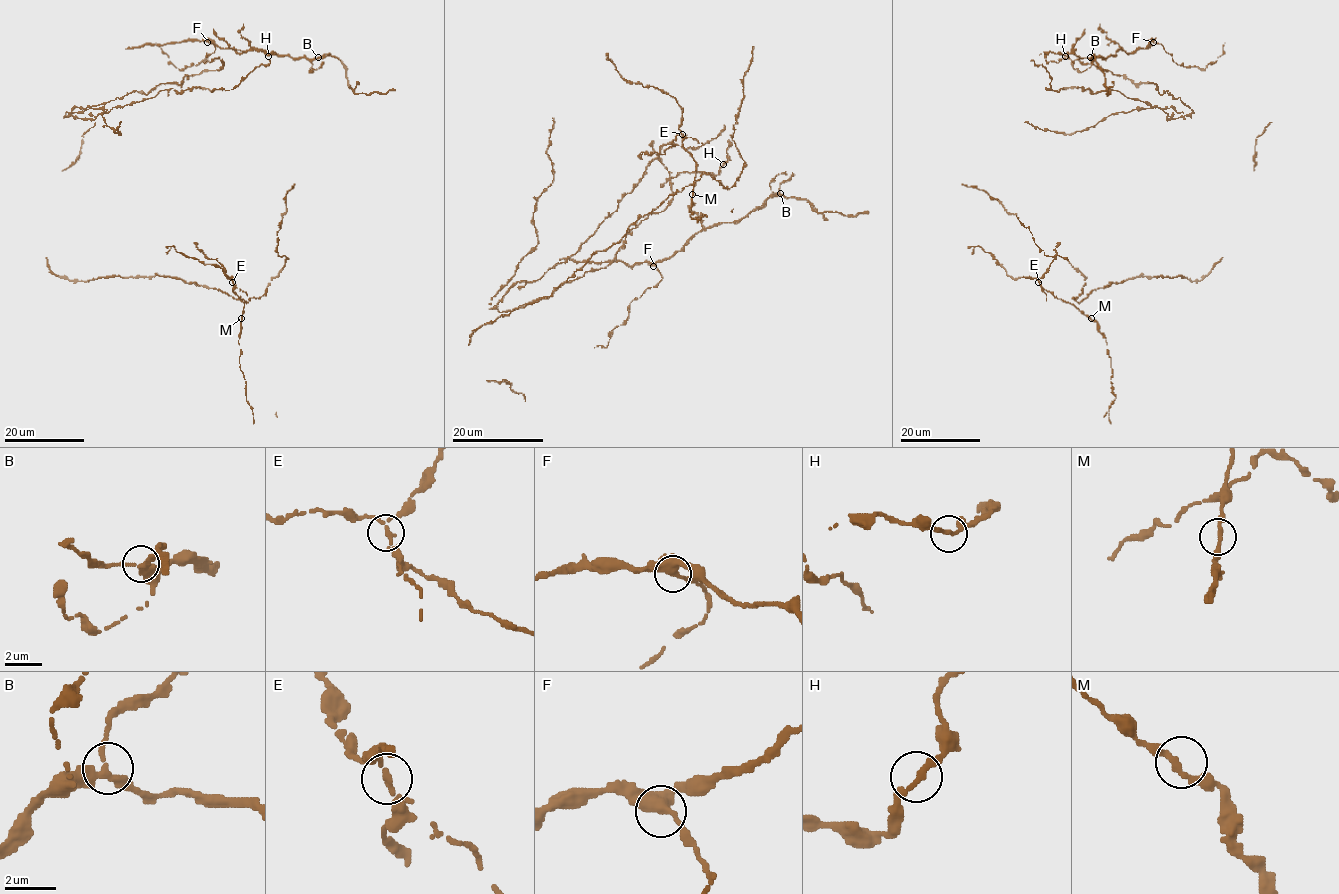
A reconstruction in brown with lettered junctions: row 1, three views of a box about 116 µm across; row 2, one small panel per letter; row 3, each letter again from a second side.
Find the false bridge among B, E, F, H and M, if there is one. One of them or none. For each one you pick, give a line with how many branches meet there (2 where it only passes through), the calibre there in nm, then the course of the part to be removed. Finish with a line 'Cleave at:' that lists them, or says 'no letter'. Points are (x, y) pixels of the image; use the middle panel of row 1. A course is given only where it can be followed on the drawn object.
E: 3 branches meet; 180 nm thick; foreign part runs (682, 134), (676, 136), (665, 153), (653, 152), (649, 155), (643, 152), (640, 159)
Cleave at: E

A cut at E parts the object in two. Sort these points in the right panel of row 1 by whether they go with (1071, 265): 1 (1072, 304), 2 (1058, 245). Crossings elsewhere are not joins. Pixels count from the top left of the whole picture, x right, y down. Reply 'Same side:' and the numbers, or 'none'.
Same side: 1

